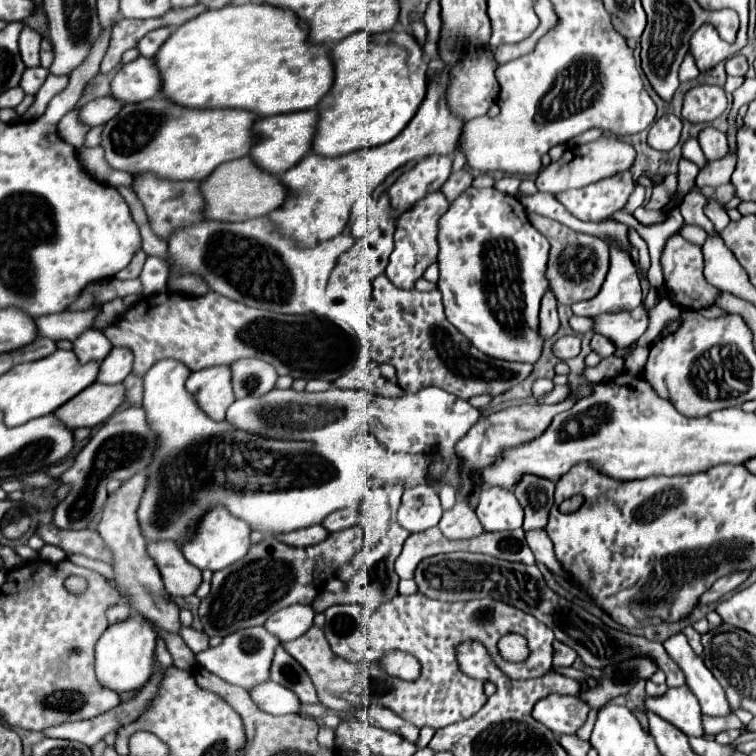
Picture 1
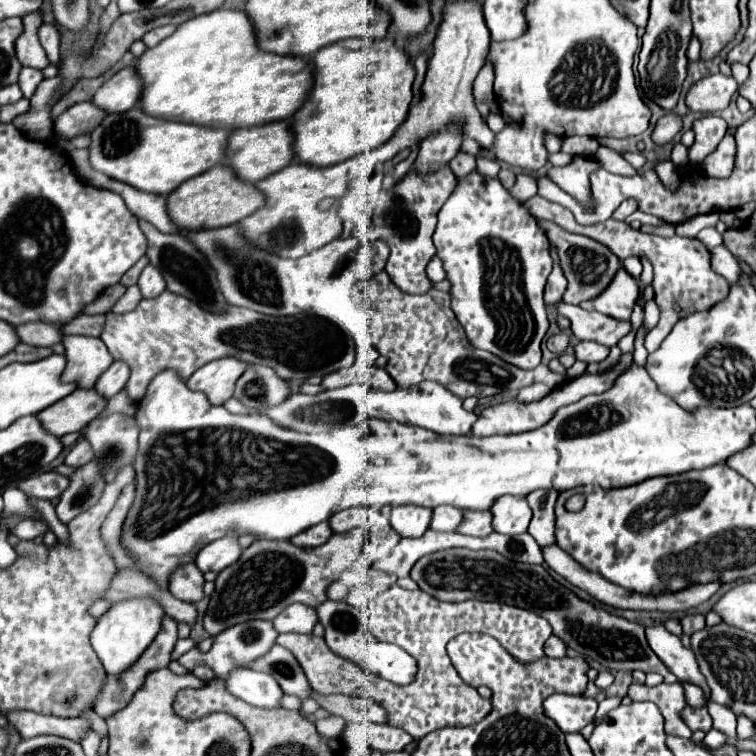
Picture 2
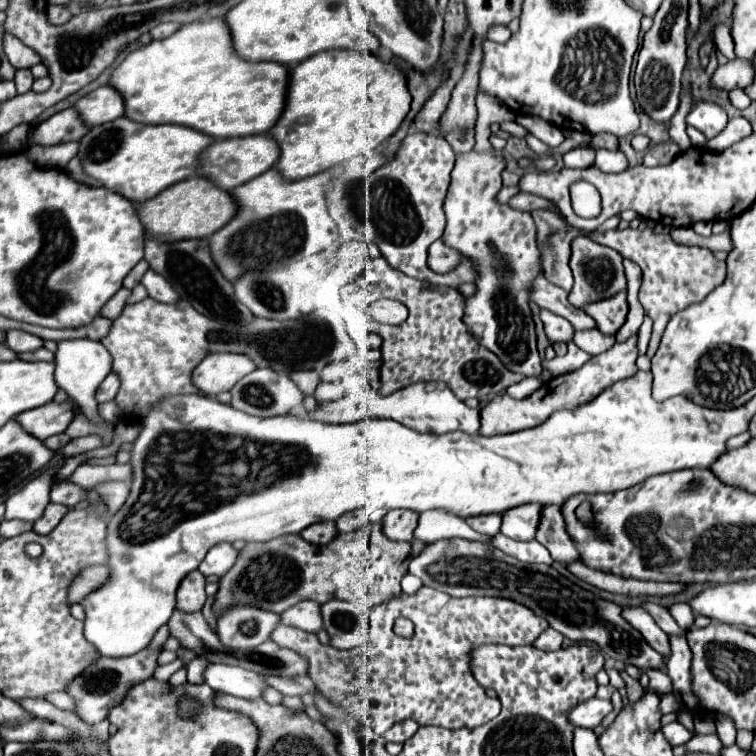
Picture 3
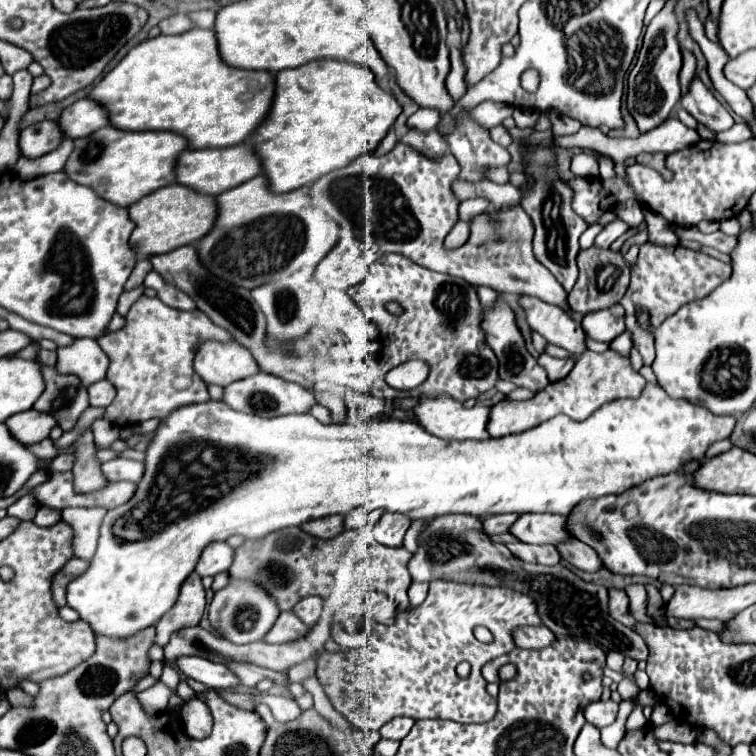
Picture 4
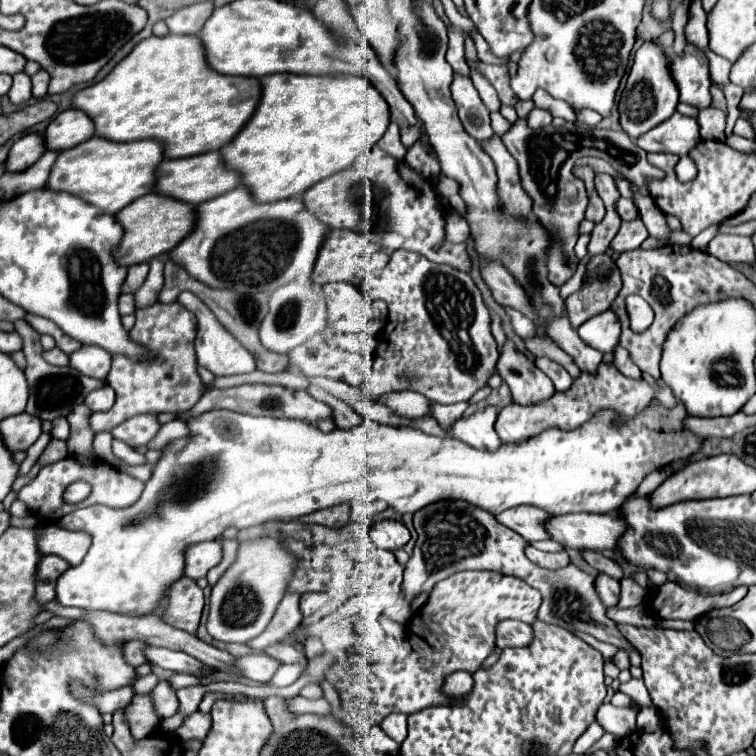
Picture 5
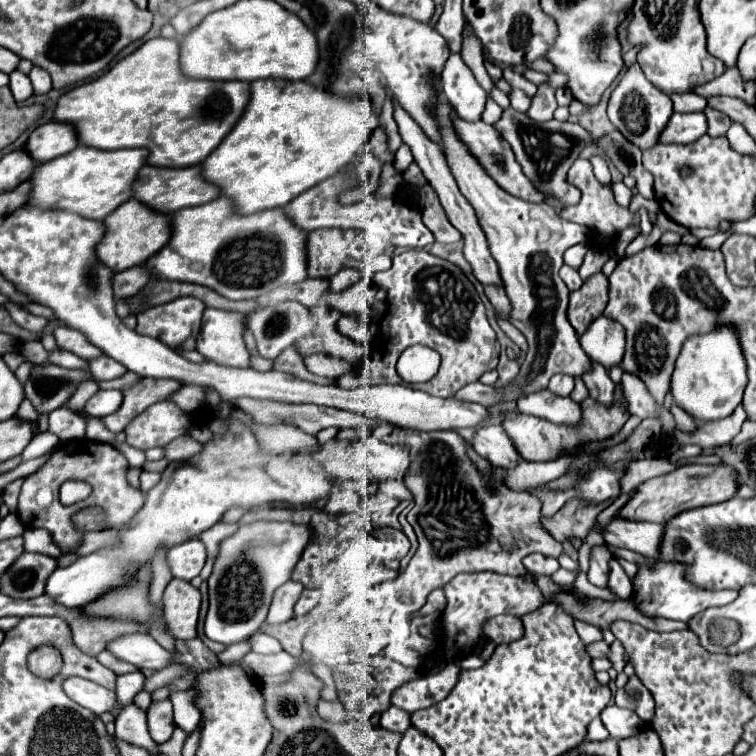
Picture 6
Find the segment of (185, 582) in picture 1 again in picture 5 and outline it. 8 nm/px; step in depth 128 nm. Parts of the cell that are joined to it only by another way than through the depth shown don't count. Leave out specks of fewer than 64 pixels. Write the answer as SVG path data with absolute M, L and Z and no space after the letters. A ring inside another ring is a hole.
M182 576L170 586L170 602L162 620L178 630L196 634L202 608L204 608L202 590L194 580L188 580L186 576ZM134 640L124 644L122 648L123 656L126 661L134 667L139 667L145 662L143 649L146 643Z

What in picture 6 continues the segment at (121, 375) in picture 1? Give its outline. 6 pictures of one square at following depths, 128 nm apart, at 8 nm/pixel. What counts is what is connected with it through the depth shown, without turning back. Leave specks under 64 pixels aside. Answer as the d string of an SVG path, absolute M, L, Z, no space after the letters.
M98 390L98 394L94 394L86 402L84 410L92 416L104 418L104 416L116 412L122 406L122 400L124 400L124 394L120 390Z

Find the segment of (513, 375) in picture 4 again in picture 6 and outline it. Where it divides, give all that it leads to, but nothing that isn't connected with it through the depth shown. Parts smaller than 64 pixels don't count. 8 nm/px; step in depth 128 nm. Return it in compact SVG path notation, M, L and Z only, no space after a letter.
M540 390L536 394L528 394L526 398L518 400L518 410L522 414L530 414L552 424L566 424L576 426L582 420L582 406L572 398L556 396L548 390Z

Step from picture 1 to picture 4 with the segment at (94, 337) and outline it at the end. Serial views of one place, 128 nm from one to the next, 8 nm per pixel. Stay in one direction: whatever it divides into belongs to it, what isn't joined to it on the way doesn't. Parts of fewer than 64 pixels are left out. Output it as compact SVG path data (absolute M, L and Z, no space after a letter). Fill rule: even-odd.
M78 338L72 346L58 348L56 370L64 374L76 374L84 386L90 386L106 378L108 356L92 338ZM98 418L92 424L92 432L94 432L94 442L98 448L110 448L116 440L118 440L118 432L120 428L114 428L112 424L108 424L106 420Z

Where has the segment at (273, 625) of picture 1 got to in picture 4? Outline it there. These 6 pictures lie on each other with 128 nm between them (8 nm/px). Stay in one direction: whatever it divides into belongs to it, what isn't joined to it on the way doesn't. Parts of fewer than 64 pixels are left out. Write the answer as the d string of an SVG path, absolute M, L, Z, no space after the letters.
M308 596L304 600L300 600L300 604L296 604L296 608L292 608L294 614L308 626L314 626L316 620L320 618L320 610L322 610L322 600L320 596Z

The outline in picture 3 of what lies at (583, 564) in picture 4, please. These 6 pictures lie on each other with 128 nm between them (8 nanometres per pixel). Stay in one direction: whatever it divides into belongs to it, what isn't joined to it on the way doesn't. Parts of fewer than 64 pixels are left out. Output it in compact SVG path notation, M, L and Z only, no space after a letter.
M544 508L542 510L542 520L540 528L536 532L536 540L548 548L554 560L562 564L572 564L572 562L582 562L582 556L574 544L574 540L566 532L566 524L562 518L560 508Z

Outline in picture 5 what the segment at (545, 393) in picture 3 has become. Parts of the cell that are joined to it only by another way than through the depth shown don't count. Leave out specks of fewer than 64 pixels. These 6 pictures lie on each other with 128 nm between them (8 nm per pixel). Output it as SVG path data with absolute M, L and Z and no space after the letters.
M600 364L596 376L580 374L578 380L574 380L572 388L568 392L558 392L552 396L552 400L546 400L544 404L532 404L532 406L518 406L510 404L506 406L496 420L496 432L502 438L502 442L508 444L522 444L530 438L540 436L548 428L562 428L562 430L572 430L578 428L580 424L586 424L592 420L600 410L612 410L620 418L618 420L632 420L636 418L654 398L654 390L650 388L648 382L644 380L630 380L618 372L616 366Z

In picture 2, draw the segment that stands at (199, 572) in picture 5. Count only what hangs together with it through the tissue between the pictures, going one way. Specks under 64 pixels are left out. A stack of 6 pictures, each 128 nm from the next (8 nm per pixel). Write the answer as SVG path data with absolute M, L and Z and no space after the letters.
M224 536L220 540L210 542L204 546L196 556L196 566L202 572L220 572L234 564L242 554L242 548L238 546L238 536Z

